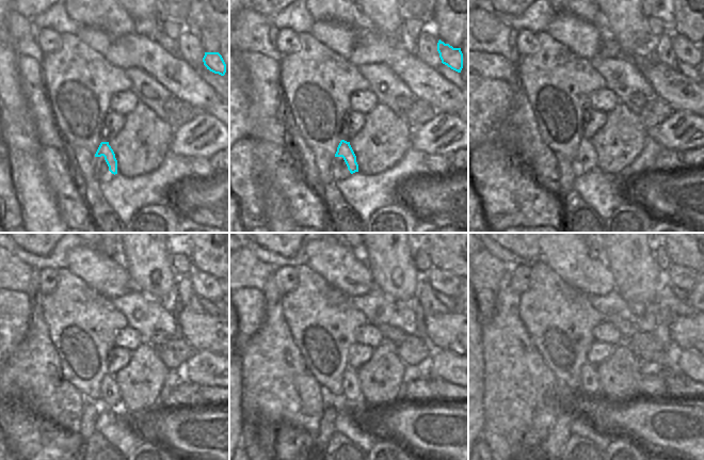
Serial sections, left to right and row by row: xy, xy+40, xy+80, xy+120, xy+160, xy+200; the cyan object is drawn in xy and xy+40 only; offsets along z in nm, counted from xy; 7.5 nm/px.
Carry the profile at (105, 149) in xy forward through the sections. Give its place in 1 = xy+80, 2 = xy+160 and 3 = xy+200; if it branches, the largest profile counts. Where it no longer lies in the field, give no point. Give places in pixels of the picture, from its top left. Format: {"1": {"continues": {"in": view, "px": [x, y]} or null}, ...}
{"1": {"continues": {"in": "xy+80", "px": [586, 151]}}, "2": {"continues": {"in": "xy+160", "px": [352, 395]}}, "3": {"continues": {"in": "xy+200", "px": [589, 382]}}}

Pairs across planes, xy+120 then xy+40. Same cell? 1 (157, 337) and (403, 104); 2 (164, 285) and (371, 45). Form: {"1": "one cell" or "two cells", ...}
{"1": "one cell", "2": "two cells"}

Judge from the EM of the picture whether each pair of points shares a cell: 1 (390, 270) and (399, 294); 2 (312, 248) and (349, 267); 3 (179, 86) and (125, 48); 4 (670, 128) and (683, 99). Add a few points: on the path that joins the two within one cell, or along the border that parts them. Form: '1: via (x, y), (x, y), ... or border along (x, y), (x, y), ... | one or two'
1: via (392, 275), (393, 285), (396, 288) | one
2: via (321, 253), (339, 265) | one
3: via (165, 76), (139, 51) | one
4: border along (674, 111), (690, 111), (692, 113) | two

